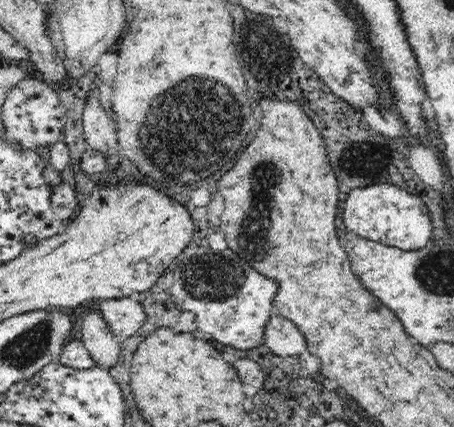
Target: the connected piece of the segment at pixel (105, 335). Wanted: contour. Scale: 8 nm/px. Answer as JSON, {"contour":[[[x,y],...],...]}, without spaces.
{"contour":[[[98,308],[83,317],[80,327],[82,342],[96,366],[111,367],[120,356],[121,344],[114,340],[114,333],[108,329]]]}

